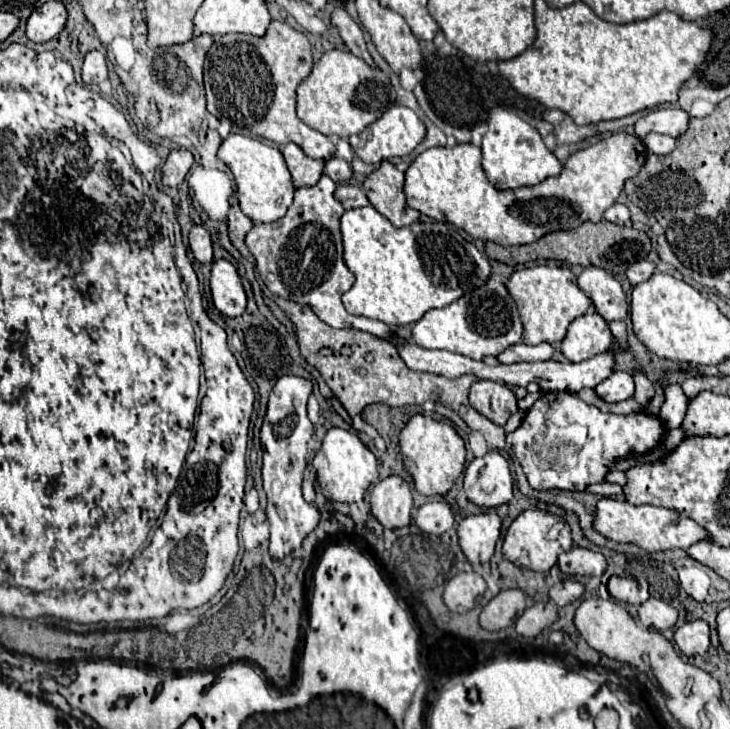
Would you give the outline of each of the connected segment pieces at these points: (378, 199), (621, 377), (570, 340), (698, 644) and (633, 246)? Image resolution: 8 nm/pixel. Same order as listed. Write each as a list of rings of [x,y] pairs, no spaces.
[[[381,162],[381,166],[373,170],[363,182],[363,192],[367,194],[369,202],[383,216],[387,216],[393,226],[399,228],[419,220],[419,212],[405,204],[403,180],[403,172],[399,172],[389,162]]]
[[[615,370],[609,378],[605,378],[601,384],[595,386],[595,392],[605,402],[621,402],[633,396],[635,384],[633,378],[627,372]]]
[[[587,312],[569,324],[561,342],[561,352],[571,362],[583,362],[595,354],[607,352],[611,344],[613,334],[609,324],[597,312]]]
[[[705,620],[685,622],[675,630],[675,644],[685,656],[705,654],[709,648],[709,626]]]
[[[607,220],[593,224],[593,222],[583,222],[579,228],[575,230],[557,230],[551,234],[545,234],[543,238],[539,238],[533,244],[527,246],[499,246],[495,242],[485,242],[485,252],[489,258],[505,262],[509,266],[517,266],[517,264],[525,264],[537,258],[553,258],[553,260],[561,260],[567,264],[579,264],[579,266],[601,266],[603,270],[611,270],[613,274],[623,274],[627,270],[629,264],[643,260],[651,250],[651,240],[647,238],[645,232],[635,230],[631,226],[617,226],[611,224]]]

